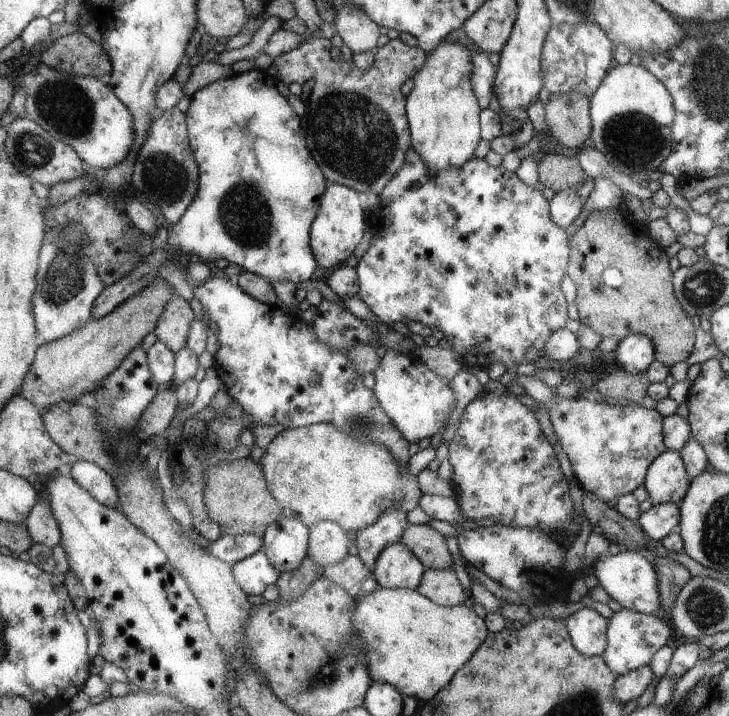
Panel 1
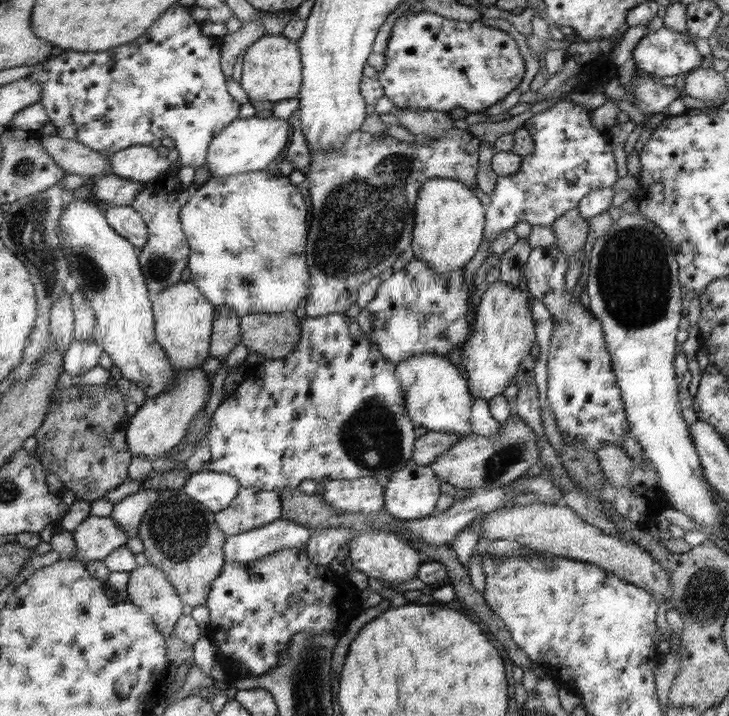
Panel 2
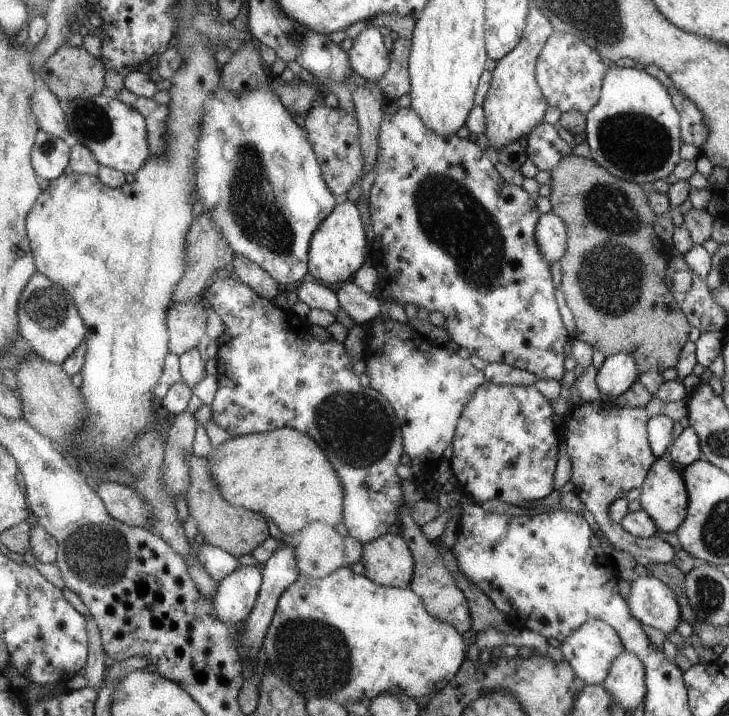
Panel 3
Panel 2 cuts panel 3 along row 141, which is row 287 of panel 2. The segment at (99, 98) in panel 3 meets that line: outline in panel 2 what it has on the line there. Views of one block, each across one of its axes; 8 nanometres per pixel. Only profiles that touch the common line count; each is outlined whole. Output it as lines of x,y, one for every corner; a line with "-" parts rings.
76,198
72,200
60,213
58,225
54,227
54,234
60,238
62,254
66,254
70,276
78,282
77,290
88,300
90,308
96,316
96,328
94,330
95,342
102,344
113,366
120,368
124,378
134,382
144,391
146,398
156,397
172,387
176,381
178,370
175,369
166,351
159,346
155,338
155,312
153,294
147,286
146,273
139,262
139,247
125,239
120,233
112,229
112,226
104,218
104,212
98,208
96,202
90,202
88,198

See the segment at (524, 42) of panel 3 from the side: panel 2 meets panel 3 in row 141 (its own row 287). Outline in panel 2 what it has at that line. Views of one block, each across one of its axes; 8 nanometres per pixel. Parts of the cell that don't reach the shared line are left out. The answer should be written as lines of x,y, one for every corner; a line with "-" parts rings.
498,280
483,293
476,308
472,323
472,337
463,344
461,366
468,373
468,386
473,397
491,399
499,397
514,382
522,360
530,354
536,342
534,318
530,310
530,291
521,290
502,280

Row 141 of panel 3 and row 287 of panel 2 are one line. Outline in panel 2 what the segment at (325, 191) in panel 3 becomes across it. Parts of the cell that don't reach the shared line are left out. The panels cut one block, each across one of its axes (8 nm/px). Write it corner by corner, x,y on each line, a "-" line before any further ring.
268,170
258,172
248,172
246,174
232,174
232,176
210,176
208,181
202,186
198,186
196,192
190,195
187,204
179,211
179,217
182,219
183,231
190,243
191,254
188,261
188,270
190,270
190,282
193,282
205,295
208,301
216,303
217,307
229,307
237,315
241,317
249,314
280,314
286,312
296,312
296,308
300,306
300,302
306,298
308,294
308,280
310,280
310,272
306,266
306,200
302,196
302,192
292,184
292,178
282,174
274,174

